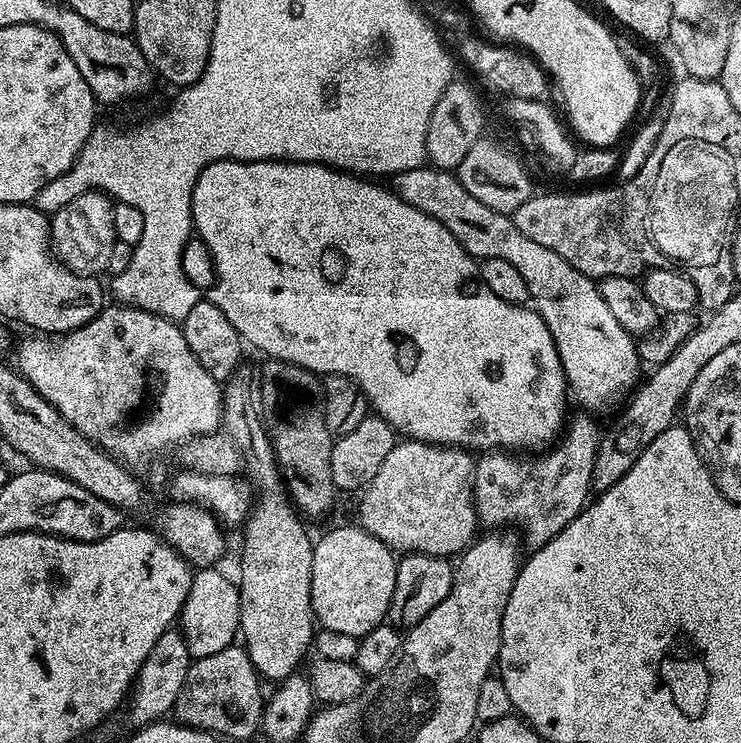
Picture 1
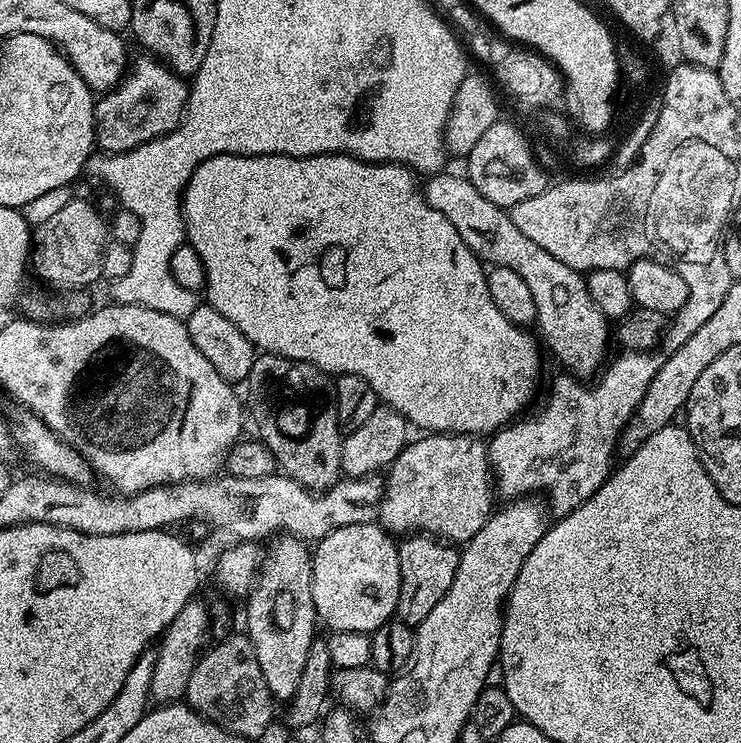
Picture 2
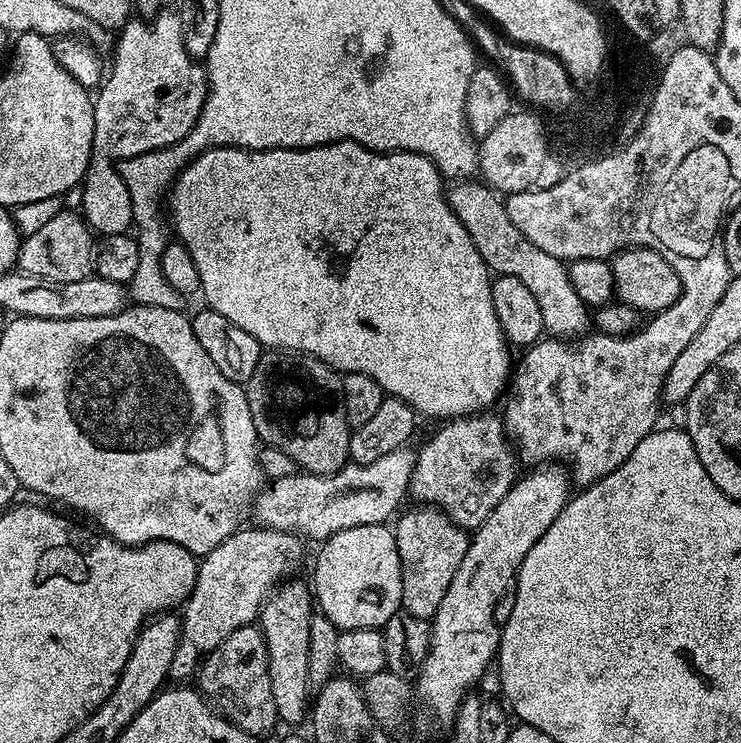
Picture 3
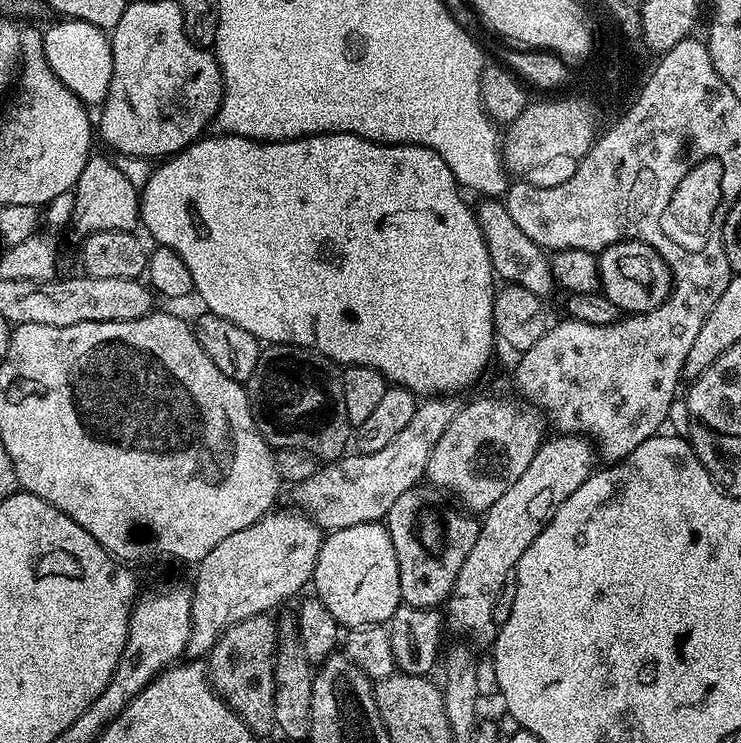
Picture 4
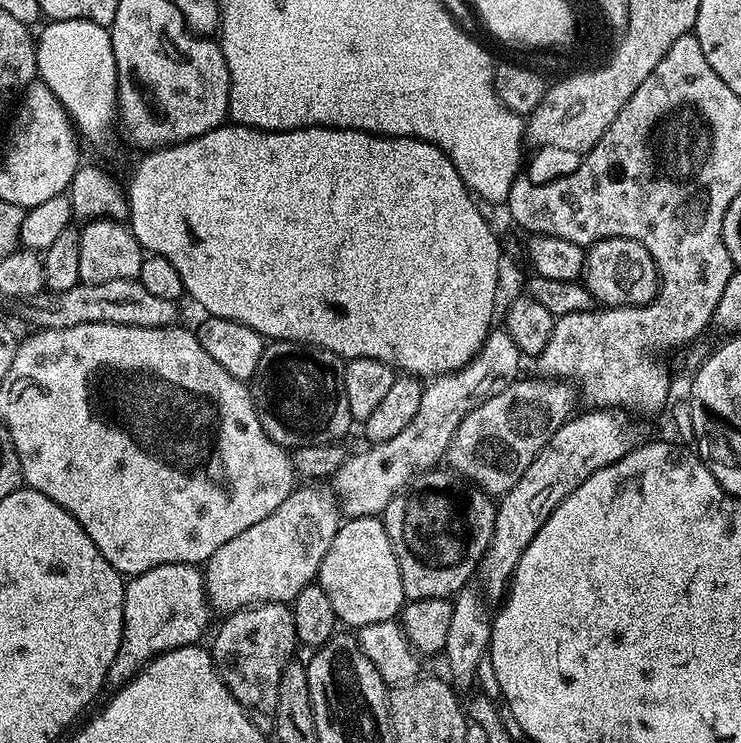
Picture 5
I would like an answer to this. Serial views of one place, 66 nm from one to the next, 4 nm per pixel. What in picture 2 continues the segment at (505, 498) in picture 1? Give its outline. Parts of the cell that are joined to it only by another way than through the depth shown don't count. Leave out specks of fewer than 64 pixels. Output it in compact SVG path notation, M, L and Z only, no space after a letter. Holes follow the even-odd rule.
M624 350L619 354L621 356L613 355L603 365L602 375L593 379L589 388L584 385L587 383L571 374L554 377L548 388L548 397L539 401L540 409L533 416L513 419L487 441L488 465L492 467L494 488L499 495L501 492L508 496L504 498L524 498L529 494L539 494L546 501L547 511L559 518L582 506L582 502L589 500L608 481L614 468L612 455L617 455L622 433L636 415L650 382L654 382L654 374L658 374L661 362L655 351Z

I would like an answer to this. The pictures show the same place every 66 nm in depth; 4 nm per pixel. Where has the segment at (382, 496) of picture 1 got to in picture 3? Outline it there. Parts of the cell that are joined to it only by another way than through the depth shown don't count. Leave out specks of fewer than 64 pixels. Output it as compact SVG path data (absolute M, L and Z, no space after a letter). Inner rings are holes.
M477 414L453 418L425 442L416 452L416 465L408 491L413 501L435 506L445 512L459 528L475 530L490 510L506 498L518 479L518 456L504 434L504 422L499 415Z

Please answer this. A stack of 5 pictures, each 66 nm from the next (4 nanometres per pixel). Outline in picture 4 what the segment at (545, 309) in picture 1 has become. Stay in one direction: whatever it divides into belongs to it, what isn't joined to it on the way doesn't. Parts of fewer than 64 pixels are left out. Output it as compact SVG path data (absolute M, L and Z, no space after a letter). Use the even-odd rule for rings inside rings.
M484 198L479 201L480 208L475 209L476 220L480 223L480 229L484 240L488 244L486 253L487 263L497 277L508 276L515 283L526 286L534 294L545 298L551 297L554 292L554 281L552 278L552 261L545 249L538 247L510 218L505 201L500 198Z

